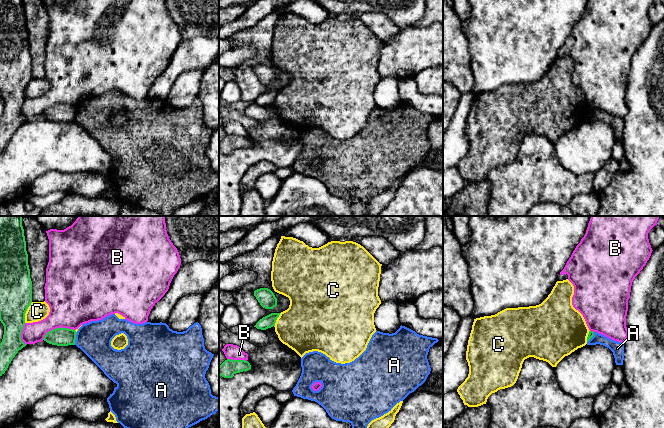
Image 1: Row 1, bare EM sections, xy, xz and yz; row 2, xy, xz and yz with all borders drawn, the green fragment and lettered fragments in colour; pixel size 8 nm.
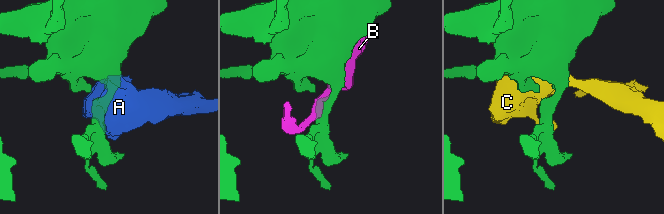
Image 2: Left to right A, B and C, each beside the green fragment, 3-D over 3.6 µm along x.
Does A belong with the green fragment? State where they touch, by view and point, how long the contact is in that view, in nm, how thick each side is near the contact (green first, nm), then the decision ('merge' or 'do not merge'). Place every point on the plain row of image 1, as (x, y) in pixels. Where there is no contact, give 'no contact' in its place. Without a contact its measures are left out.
meets green in xy at (75, 114); contact 110 nm long; 140 nm thick on the green side, 280 nm on the other; do not merge

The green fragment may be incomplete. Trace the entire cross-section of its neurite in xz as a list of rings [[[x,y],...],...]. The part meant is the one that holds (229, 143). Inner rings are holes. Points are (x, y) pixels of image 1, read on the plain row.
[[[227,135],[219,142],[219,151],[224,154],[232,154],[234,150],[251,145],[251,141],[245,136]]]

